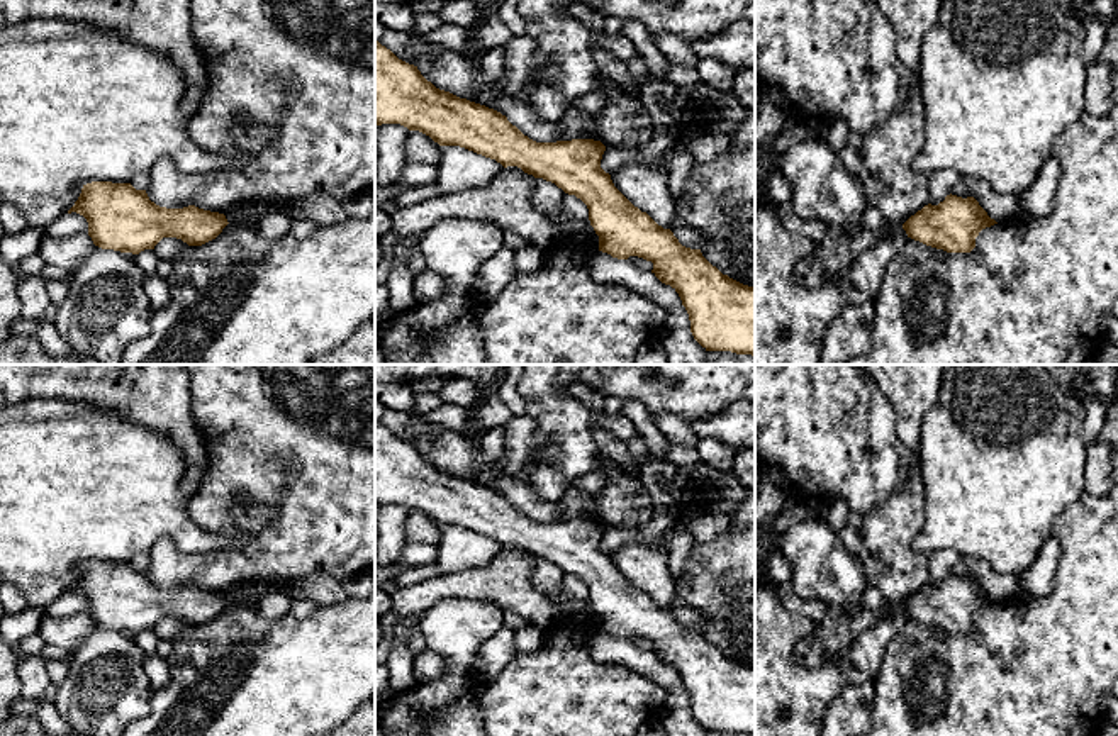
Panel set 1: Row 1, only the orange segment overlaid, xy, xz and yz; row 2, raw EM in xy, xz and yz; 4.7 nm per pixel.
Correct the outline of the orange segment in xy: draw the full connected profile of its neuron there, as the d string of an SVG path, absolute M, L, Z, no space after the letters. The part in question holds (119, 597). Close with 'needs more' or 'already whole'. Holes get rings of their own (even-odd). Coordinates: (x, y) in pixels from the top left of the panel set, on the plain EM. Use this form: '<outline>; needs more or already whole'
M92 561L68 594L76 592L88 602L88 616L102 629L139 634L154 629L163 617L176 617L188 626L215 619L229 604L224 594L188 585L159 587L146 570L131 563Z; already whole

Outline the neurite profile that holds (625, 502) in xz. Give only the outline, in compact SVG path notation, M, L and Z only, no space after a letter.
M599 454L597 468L607 471L607 483L595 493L599 521L607 527L640 527L653 516L653 500L638 477L623 473L614 460Z

